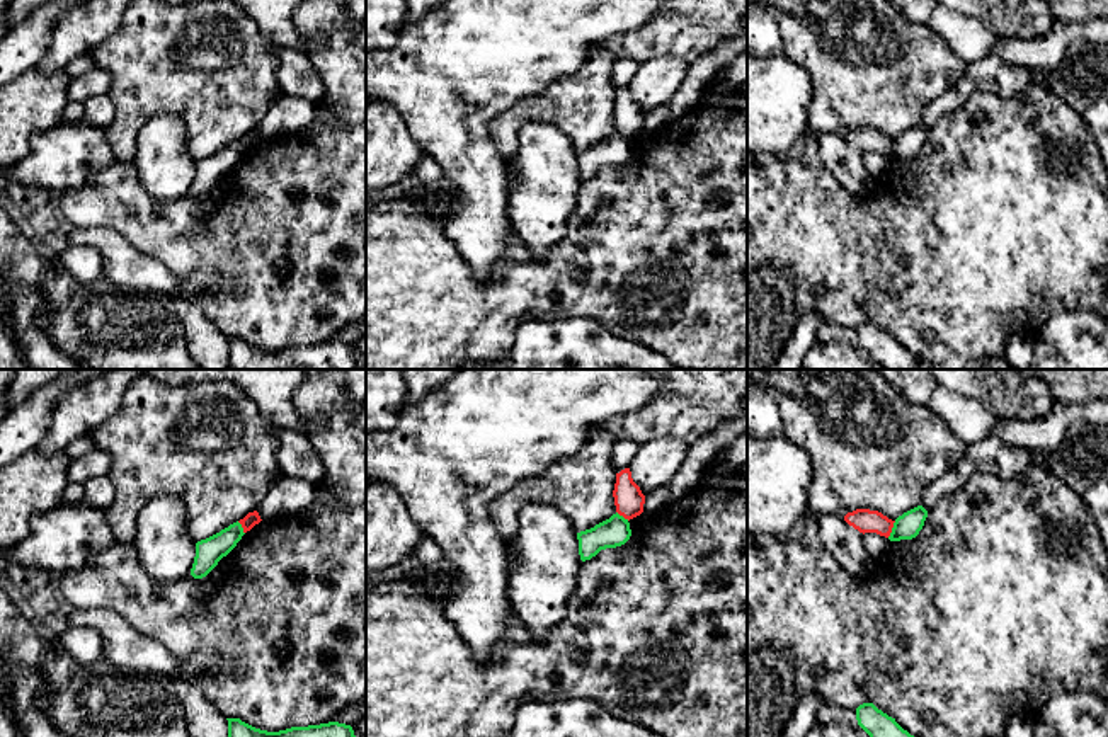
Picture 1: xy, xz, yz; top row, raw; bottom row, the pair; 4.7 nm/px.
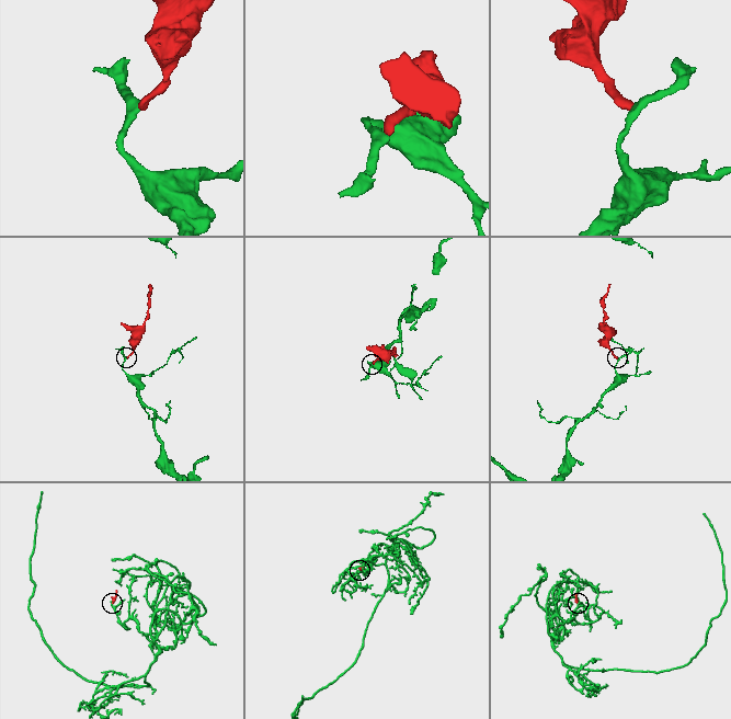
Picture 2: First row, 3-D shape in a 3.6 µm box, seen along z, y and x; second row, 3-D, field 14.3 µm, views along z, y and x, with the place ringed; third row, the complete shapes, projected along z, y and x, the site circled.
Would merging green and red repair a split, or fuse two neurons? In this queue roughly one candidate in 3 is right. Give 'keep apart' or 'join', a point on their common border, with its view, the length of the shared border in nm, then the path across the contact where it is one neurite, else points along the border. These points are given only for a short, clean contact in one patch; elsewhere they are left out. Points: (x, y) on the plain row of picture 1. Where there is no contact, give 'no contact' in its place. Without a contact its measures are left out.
keep apart; contact yz (892, 148); length 90 nm; border yz (896, 140), (887, 155)

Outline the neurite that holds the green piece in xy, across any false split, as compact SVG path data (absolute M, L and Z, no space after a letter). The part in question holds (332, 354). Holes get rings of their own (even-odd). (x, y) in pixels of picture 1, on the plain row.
M228 339L228 369L361 369L351 344L328 340L279 351Z

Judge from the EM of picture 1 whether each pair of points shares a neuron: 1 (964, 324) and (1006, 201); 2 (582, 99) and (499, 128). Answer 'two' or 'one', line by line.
1: one
2: one

